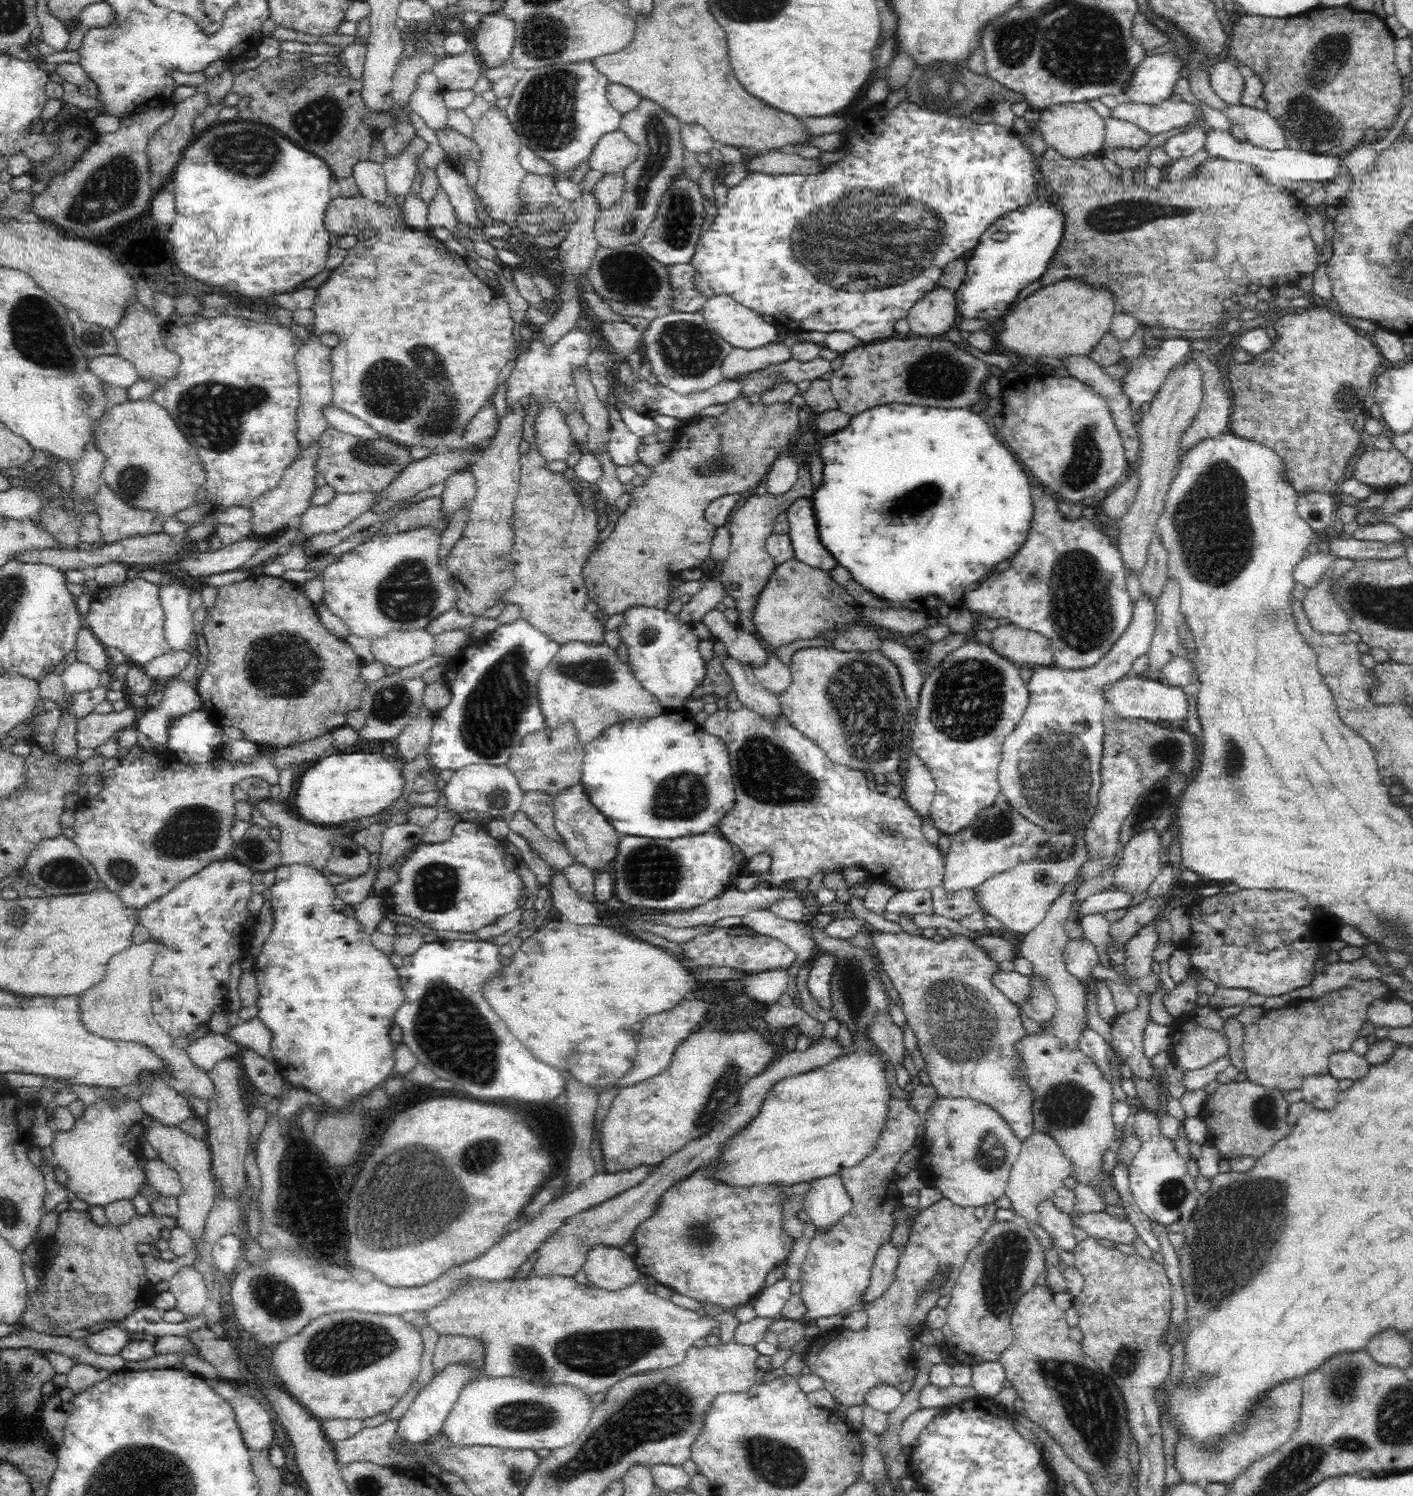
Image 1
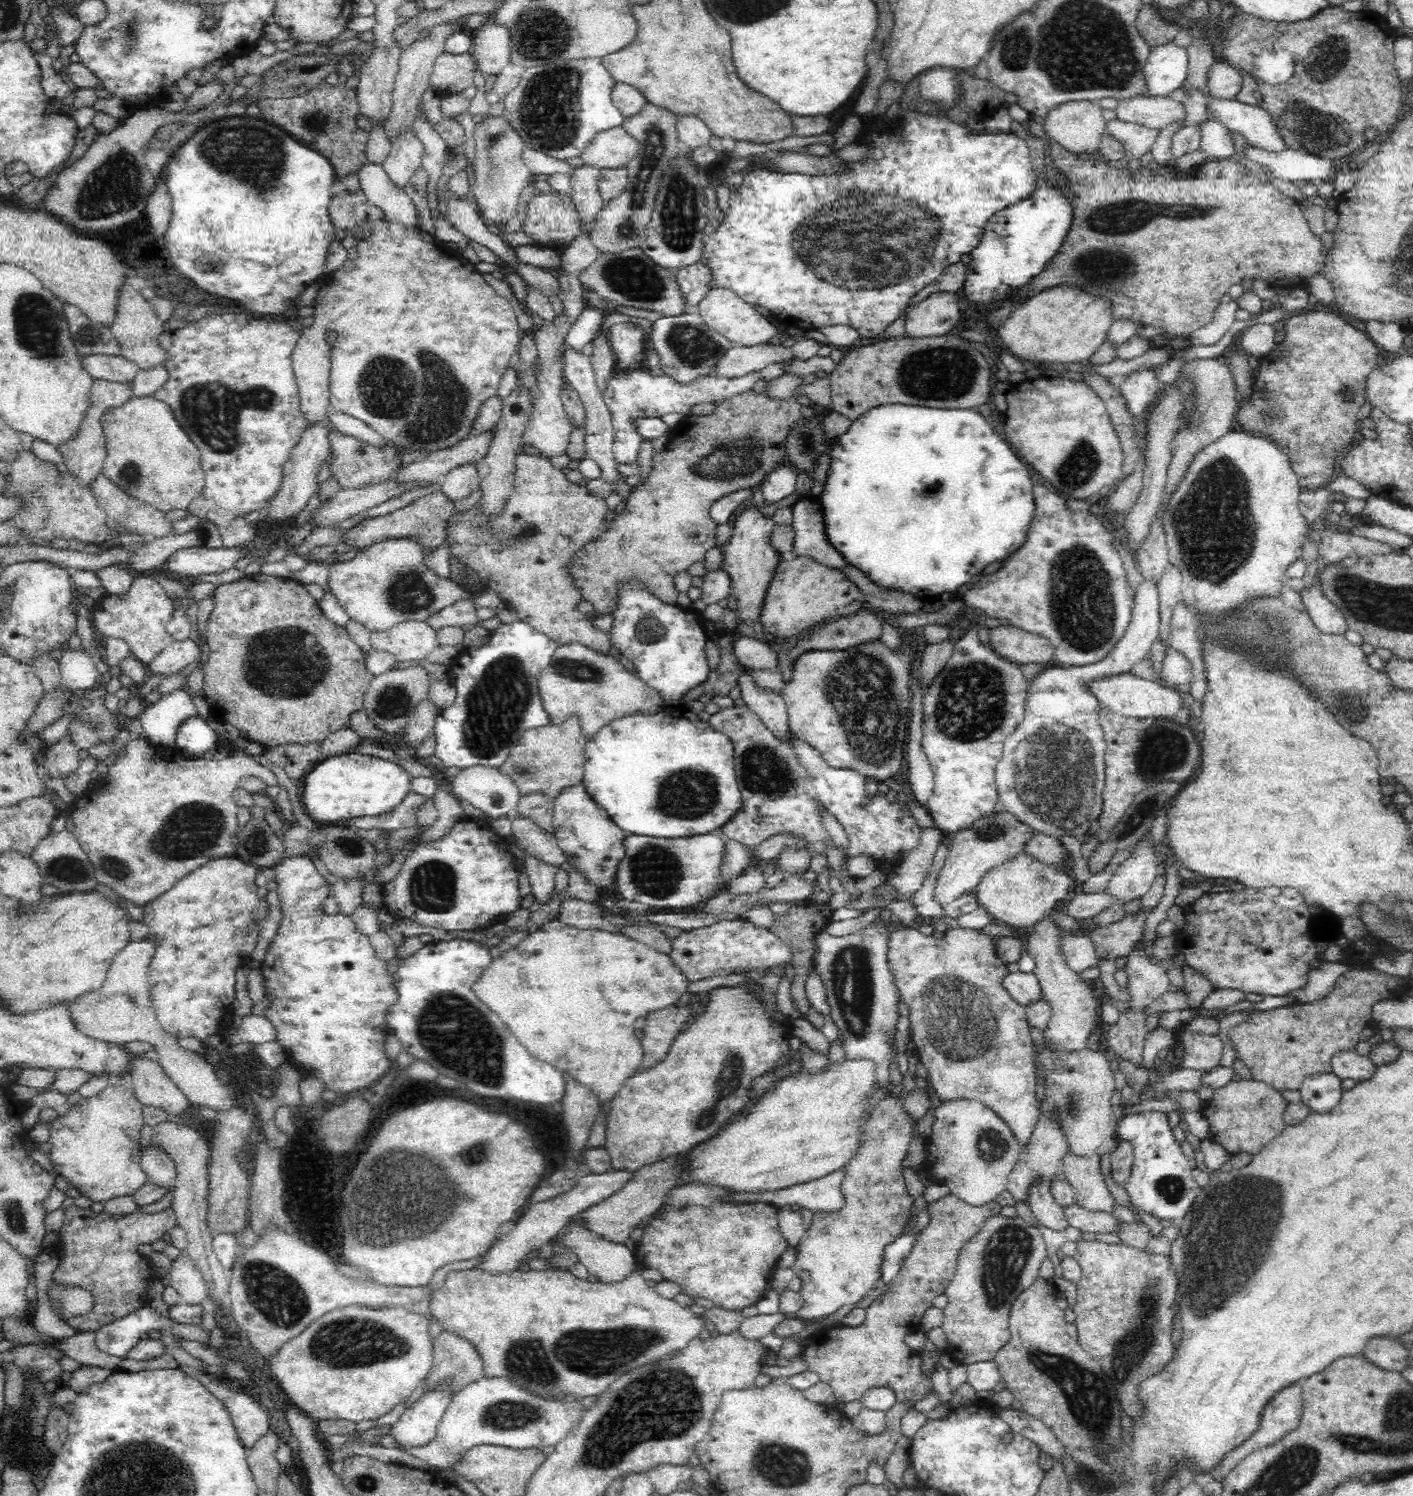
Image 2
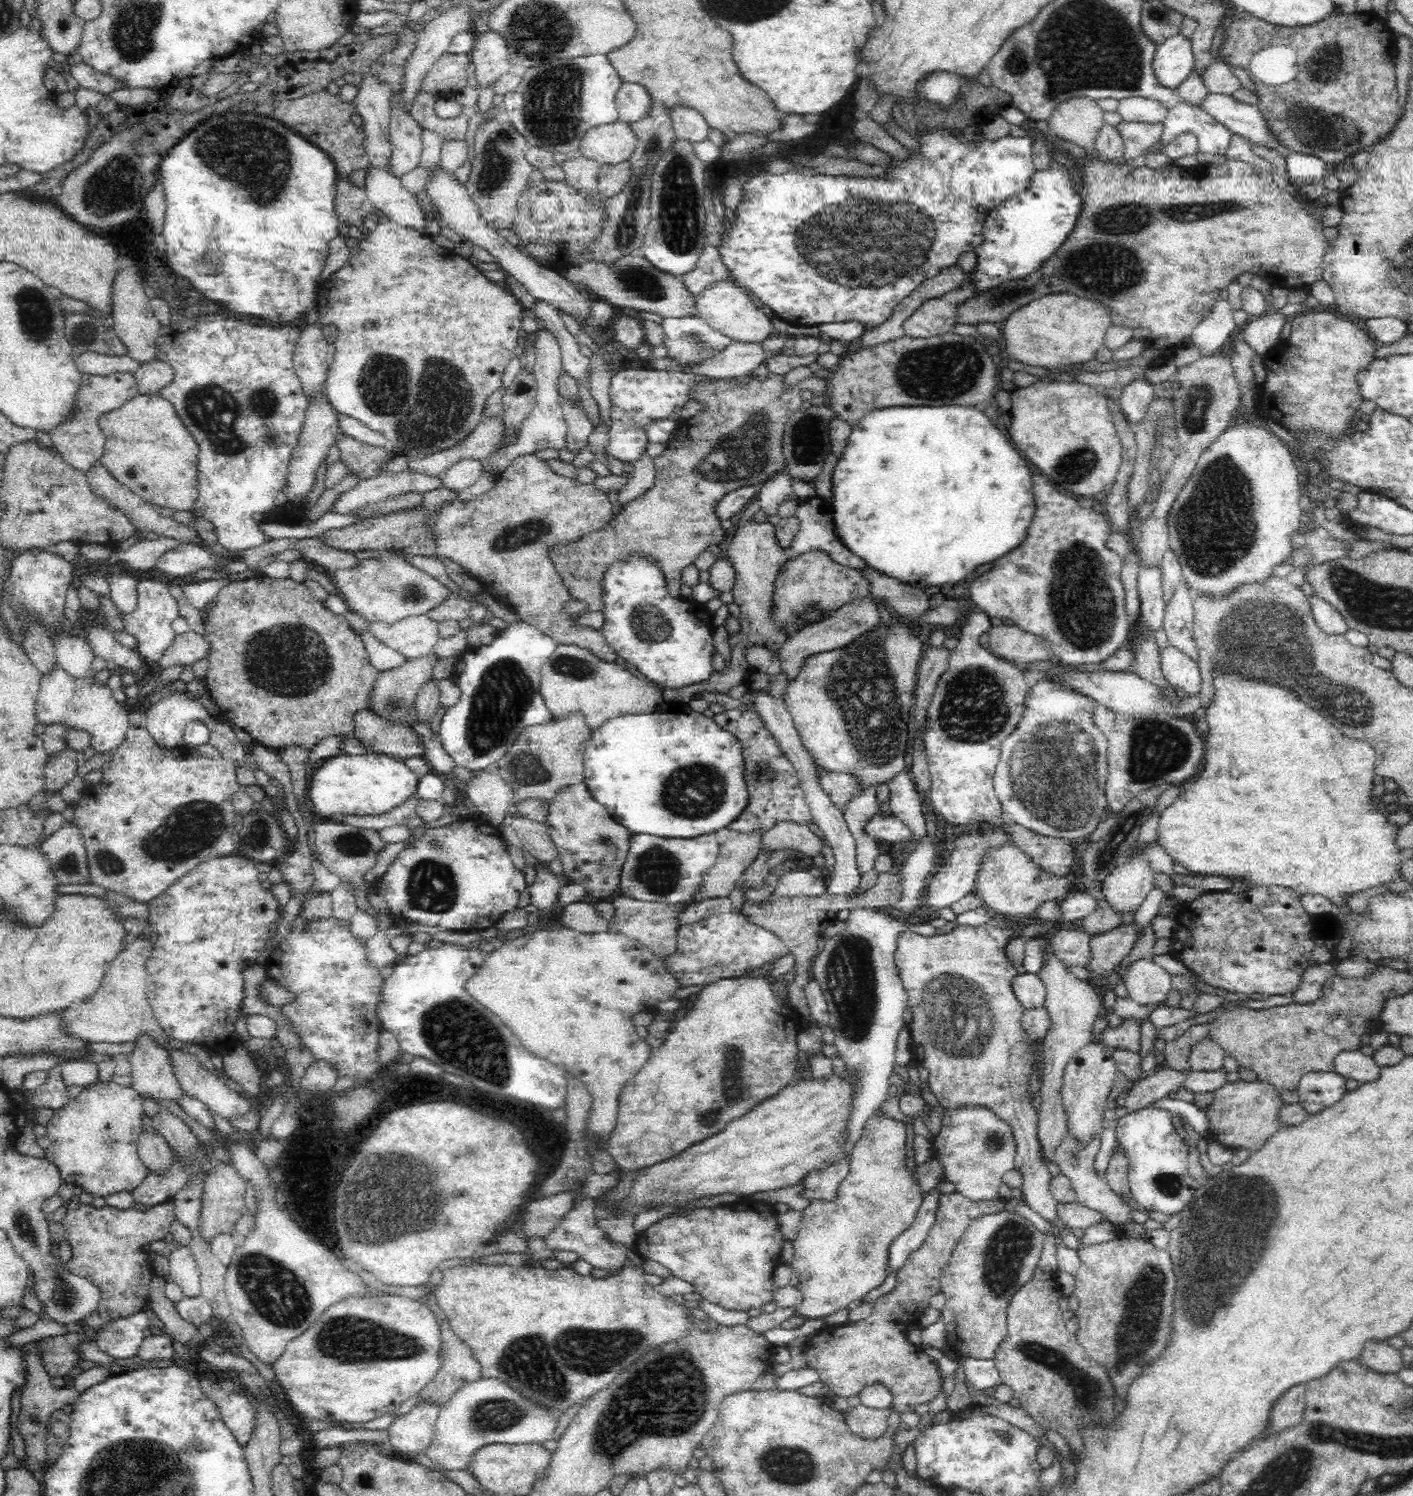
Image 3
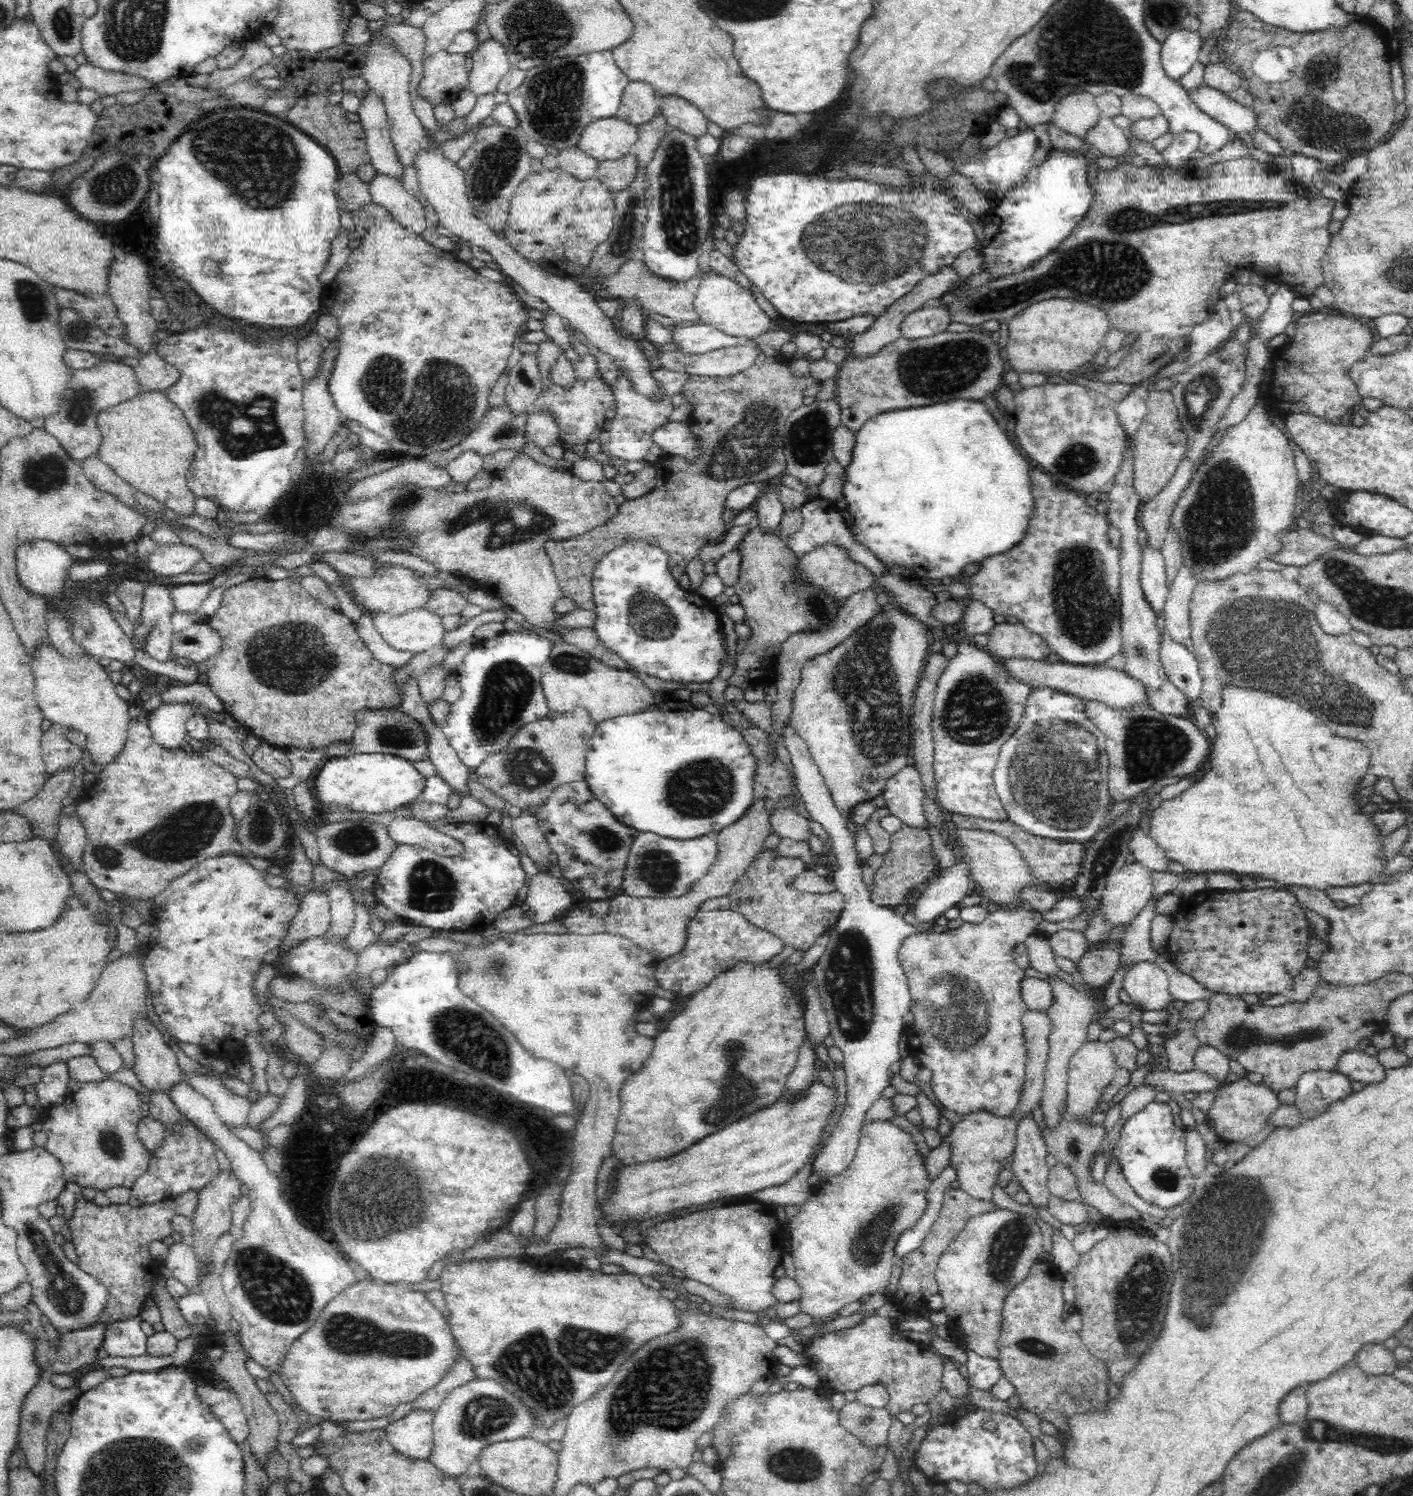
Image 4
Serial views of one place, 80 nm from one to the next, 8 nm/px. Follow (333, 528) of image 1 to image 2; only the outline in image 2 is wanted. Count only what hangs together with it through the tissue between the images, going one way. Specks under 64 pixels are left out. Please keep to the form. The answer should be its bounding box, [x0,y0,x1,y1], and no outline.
[313,477,428,527]

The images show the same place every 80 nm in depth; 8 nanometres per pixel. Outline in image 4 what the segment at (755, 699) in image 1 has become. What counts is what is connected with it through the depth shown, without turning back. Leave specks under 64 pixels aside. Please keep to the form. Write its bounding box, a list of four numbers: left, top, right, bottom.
[785,725,946,1184]

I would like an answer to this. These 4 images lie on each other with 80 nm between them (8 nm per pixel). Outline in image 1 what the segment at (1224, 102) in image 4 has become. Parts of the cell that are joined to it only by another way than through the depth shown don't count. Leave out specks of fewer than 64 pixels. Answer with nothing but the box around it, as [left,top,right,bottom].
[1225,104,1287,150]

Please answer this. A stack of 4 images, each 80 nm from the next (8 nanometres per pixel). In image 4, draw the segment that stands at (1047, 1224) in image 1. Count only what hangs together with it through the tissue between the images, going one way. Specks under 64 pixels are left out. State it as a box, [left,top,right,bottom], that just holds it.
[898,905,1050,1209]

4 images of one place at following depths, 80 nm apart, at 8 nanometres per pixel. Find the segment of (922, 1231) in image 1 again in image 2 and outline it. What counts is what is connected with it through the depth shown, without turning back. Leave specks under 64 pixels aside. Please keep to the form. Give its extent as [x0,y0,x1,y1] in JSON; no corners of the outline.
[802,1194,1002,1406]

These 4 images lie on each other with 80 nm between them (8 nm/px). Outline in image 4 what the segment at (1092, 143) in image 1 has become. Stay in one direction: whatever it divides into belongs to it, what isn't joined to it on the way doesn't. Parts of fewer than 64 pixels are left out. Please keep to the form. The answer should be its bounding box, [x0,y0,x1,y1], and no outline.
[1051,91,1099,137]

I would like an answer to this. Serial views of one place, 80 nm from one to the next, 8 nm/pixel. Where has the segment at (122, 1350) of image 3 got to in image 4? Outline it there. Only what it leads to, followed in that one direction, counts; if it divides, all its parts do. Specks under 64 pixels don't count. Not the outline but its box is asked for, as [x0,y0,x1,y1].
[102,1315,149,1358]

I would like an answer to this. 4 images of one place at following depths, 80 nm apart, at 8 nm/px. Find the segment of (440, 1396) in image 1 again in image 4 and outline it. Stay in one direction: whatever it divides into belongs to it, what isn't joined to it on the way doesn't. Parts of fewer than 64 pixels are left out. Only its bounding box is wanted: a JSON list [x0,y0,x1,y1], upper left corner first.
[385,1410,434,1460]

